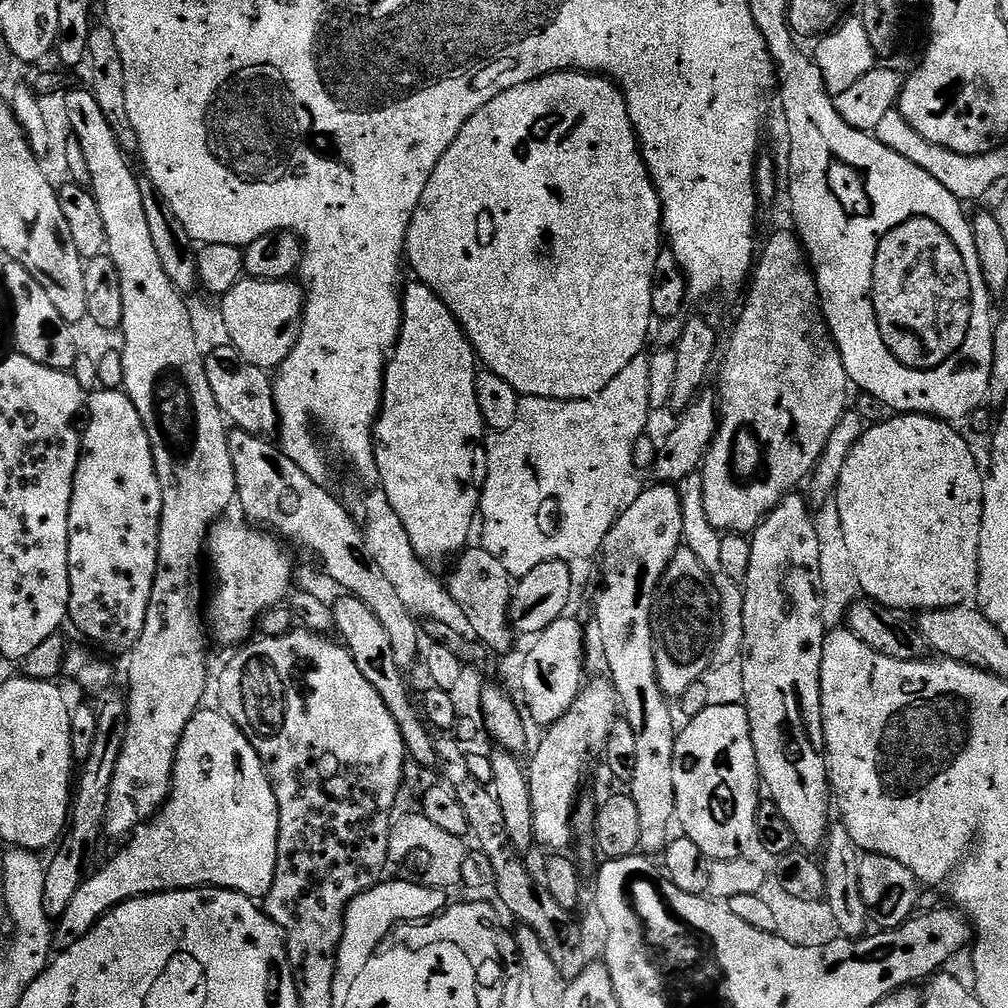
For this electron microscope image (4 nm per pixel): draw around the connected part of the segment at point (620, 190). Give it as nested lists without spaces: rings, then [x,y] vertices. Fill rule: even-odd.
[[[551,72],[537,80],[514,86],[498,98],[490,98],[472,115],[470,122],[462,126],[460,136],[442,154],[442,162],[434,166],[422,198],[410,218],[410,226],[404,243],[406,264],[419,283],[425,284],[454,314],[462,330],[472,343],[479,363],[487,371],[498,374],[521,397],[537,396],[551,400],[589,400],[596,396],[634,358],[645,351],[644,343],[648,340],[648,331],[654,325],[650,294],[654,266],[662,251],[662,213],[660,194],[657,192],[652,175],[644,165],[644,154],[640,151],[640,141],[630,122],[628,107],[619,88],[607,76],[597,76],[591,72]]]

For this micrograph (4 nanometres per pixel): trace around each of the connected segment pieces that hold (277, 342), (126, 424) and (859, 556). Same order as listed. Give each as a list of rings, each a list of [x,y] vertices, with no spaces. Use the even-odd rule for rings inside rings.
[[[241,278],[239,282],[234,285],[229,292],[224,293],[222,299],[219,301],[220,312],[224,315],[224,328],[228,331],[231,347],[238,350],[238,354],[242,354],[242,358],[246,358],[246,362],[250,362],[254,366],[263,368],[265,370],[279,369],[280,363],[290,354],[290,350],[294,350],[294,346],[298,342],[298,334],[302,326],[302,318],[304,317],[304,301],[306,293],[299,283],[292,280],[253,280],[251,278]]]
[[[97,390],[87,397],[86,416],[87,412],[88,425],[82,428],[80,461],[74,474],[68,523],[68,620],[86,639],[93,640],[97,649],[128,654],[138,642],[142,626],[146,626],[146,606],[150,606],[150,590],[154,590],[162,522],[162,486],[146,426],[127,392]]]
[[[896,414],[890,420],[882,420],[873,423],[871,427],[865,430],[860,436],[859,442],[854,446],[854,450],[850,450],[850,458],[846,458],[846,466],[842,466],[842,474],[840,481],[836,483],[836,491],[834,493],[834,501],[836,500],[836,512],[840,515],[839,535],[844,536],[845,545],[853,556],[854,570],[857,572],[858,582],[860,583],[860,591],[867,599],[876,601],[877,604],[886,606],[893,610],[899,610],[905,614],[911,613],[911,608],[915,610],[927,610],[929,608],[953,608],[959,604],[968,604],[976,595],[976,587],[980,581],[980,563],[978,562],[978,550],[980,549],[980,531],[982,530],[982,510],[984,509],[984,486],[985,477],[980,477],[980,464],[976,461],[976,456],[972,453],[970,445],[964,441],[964,436],[960,432],[955,432],[953,425],[946,420],[938,420],[934,416],[922,416],[919,414]]]

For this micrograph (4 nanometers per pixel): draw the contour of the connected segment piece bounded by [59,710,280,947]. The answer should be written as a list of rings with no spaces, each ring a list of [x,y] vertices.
[[[219,710],[198,711],[182,734],[168,801],[143,828],[137,828],[127,837],[125,848],[105,868],[95,869],[97,877],[91,883],[81,886],[77,901],[70,903],[69,915],[61,927],[60,944],[74,946],[74,942],[78,942],[78,938],[90,931],[112,908],[127,899],[153,893],[209,887],[231,888],[253,898],[267,897],[276,877],[279,837],[280,807],[260,755],[229,716]]]

